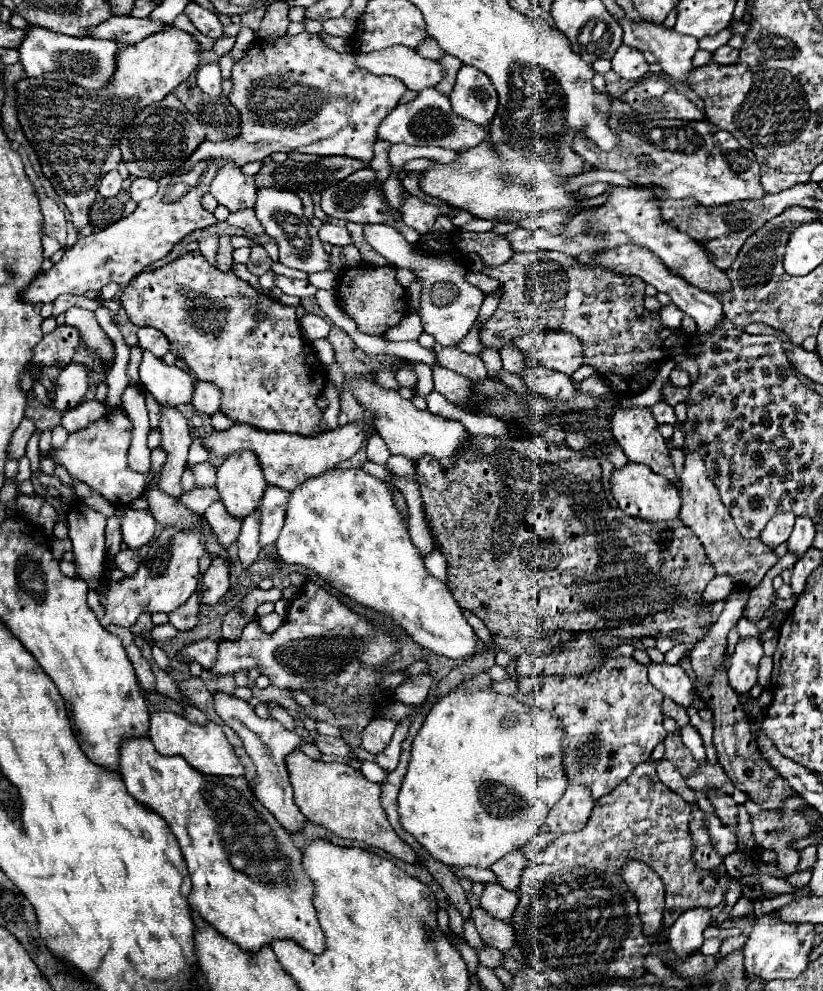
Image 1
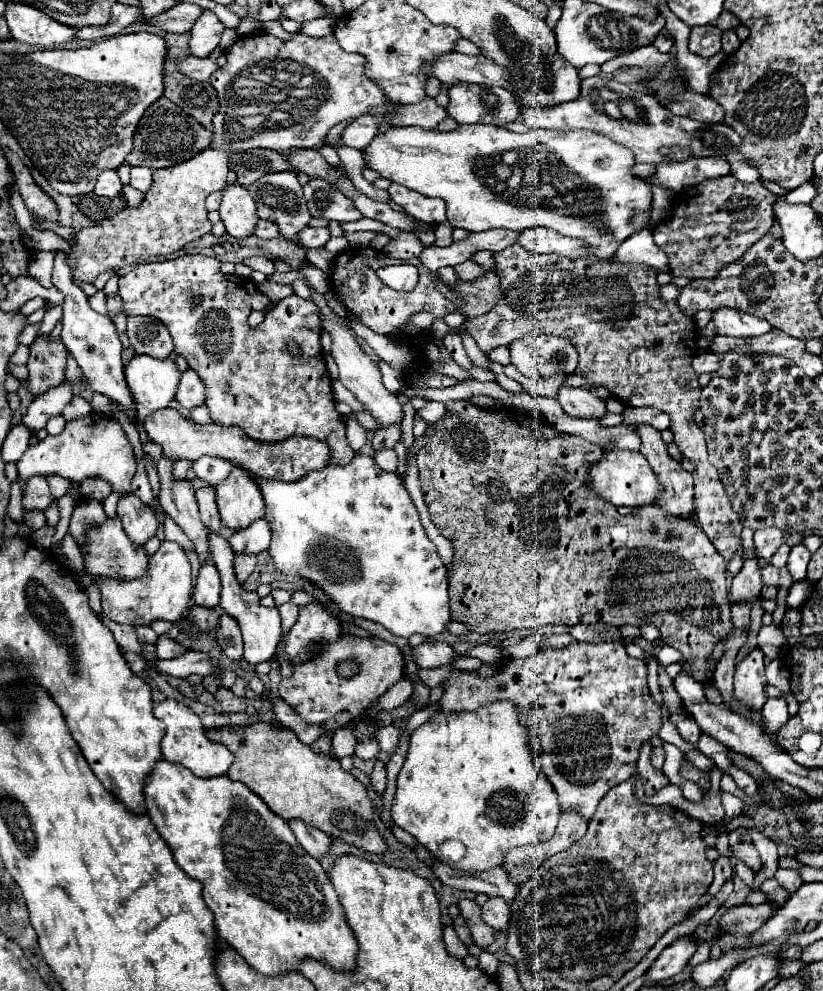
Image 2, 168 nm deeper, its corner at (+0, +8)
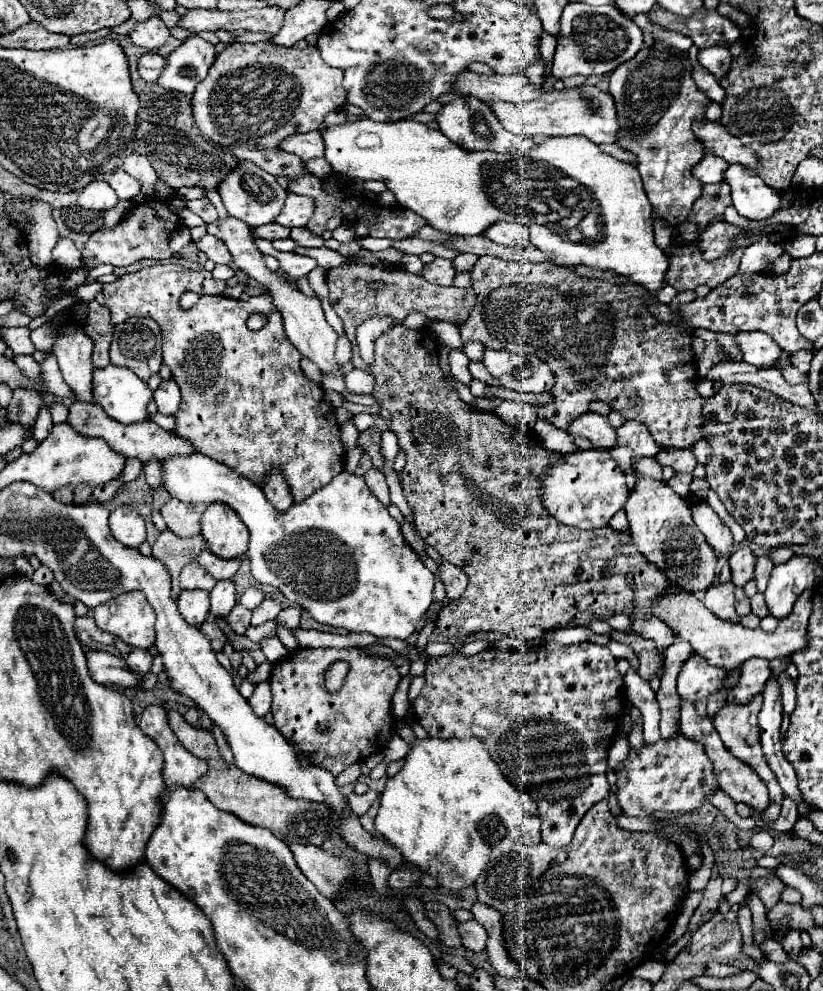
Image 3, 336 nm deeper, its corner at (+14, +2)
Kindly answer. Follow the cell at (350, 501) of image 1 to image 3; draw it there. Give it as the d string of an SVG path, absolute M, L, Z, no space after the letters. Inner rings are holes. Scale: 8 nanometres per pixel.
M203 454L173 456L161 462L161 470L161 484L171 498L195 504L221 502L233 508L251 534L247 556L251 560L251 574L255 580L277 588L291 604L307 610L317 622L345 628L349 632L369 632L373 636L407 640L413 634L417 620L431 606L435 576L405 542L399 524L369 492L361 476L341 472L313 496L293 504L285 514L277 514L259 486L253 486L247 478Z

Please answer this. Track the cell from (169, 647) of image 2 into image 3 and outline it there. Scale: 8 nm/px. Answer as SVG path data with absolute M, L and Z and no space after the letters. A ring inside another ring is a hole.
M135 648L129 656L127 656L127 666L131 672L137 672L137 674L147 674L151 670L151 660L153 656L147 652L147 650L139 650Z

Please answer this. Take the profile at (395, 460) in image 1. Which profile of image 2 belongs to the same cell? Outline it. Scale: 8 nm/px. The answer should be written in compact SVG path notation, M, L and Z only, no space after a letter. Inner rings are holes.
M381 450L375 454L375 462L387 470L387 472L395 472L397 470L397 464L399 464L399 458L395 454L395 450Z

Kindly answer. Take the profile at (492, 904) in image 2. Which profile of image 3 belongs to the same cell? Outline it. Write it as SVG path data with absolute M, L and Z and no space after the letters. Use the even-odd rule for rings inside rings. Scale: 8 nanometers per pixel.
M477 920L461 922L457 930L459 930L459 936L461 936L463 948L467 948L471 952L483 952L485 950L487 932L485 932L485 928Z

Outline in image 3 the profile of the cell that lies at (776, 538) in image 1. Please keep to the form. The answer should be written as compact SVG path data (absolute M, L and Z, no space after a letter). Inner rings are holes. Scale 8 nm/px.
M741 548L729 558L729 566L731 566L733 584L735 586L745 586L753 578L755 556L753 556L753 552L749 548Z

